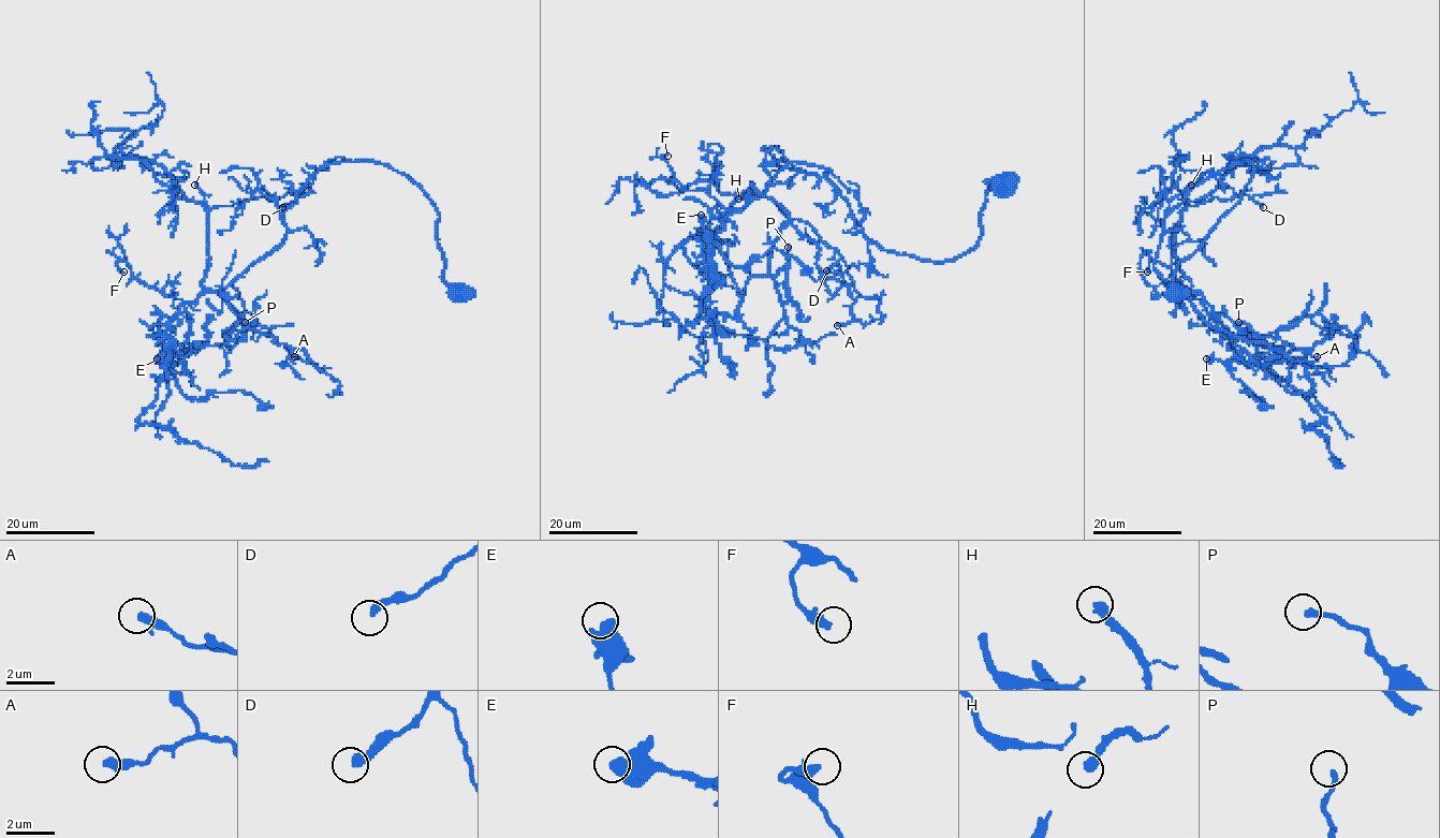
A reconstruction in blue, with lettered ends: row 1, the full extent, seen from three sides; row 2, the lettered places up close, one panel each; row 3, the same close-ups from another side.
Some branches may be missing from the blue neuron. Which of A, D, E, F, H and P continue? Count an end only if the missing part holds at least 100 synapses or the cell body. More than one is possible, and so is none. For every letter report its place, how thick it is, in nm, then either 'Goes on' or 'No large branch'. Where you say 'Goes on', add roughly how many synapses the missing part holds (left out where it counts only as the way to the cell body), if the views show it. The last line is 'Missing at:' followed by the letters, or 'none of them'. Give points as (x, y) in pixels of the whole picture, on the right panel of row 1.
A: Place: (1317, 356). Thickness 380 nm. No large branch
D: Place: (1263, 207). Thickness 320 nm. No large branch
E: Place: (1206, 358). Thickness 700 nm. No large branch
F: Place: (1147, 272). Thickness 360 nm. No large branch
H: Place: (1191, 185). Thickness 360 nm. Goes on. Roughly 120 synapses
P: Place: (1238, 322). Thickness 240 nm. No large branch
Missing at: H

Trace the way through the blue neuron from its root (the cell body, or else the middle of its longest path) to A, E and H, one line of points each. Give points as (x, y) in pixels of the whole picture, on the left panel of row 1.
A: (459, 292), (417, 186), (327, 163), (282, 212), (285, 237), (221, 293), (311, 362), (294, 356)
E: (459, 292), (417, 186), (327, 163), (282, 212), (285, 237), (187, 302), (157, 358)
H: (459, 292), (436, 206), (371, 161), (327, 163), (282, 212), (285, 237), (206, 289), (194, 185)

